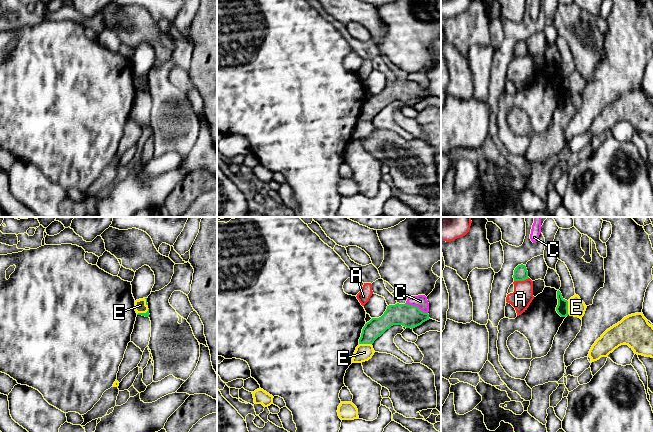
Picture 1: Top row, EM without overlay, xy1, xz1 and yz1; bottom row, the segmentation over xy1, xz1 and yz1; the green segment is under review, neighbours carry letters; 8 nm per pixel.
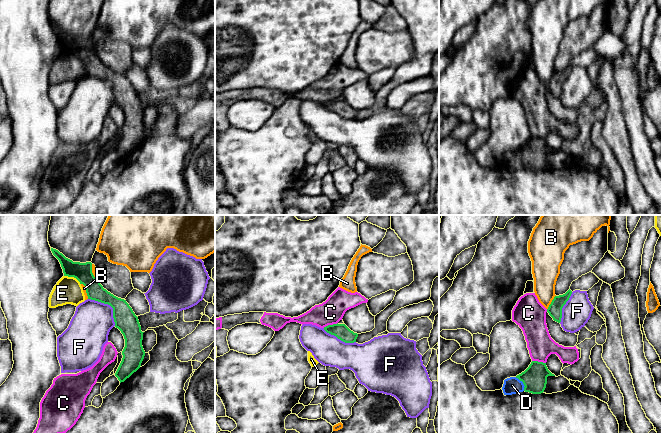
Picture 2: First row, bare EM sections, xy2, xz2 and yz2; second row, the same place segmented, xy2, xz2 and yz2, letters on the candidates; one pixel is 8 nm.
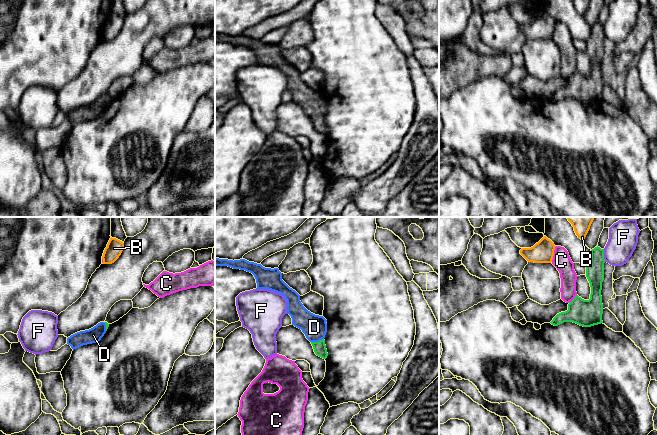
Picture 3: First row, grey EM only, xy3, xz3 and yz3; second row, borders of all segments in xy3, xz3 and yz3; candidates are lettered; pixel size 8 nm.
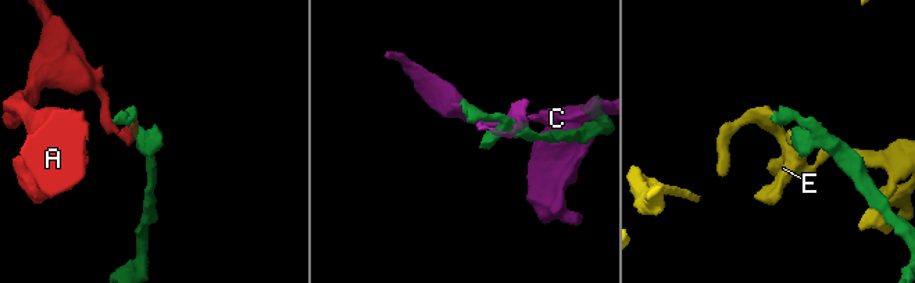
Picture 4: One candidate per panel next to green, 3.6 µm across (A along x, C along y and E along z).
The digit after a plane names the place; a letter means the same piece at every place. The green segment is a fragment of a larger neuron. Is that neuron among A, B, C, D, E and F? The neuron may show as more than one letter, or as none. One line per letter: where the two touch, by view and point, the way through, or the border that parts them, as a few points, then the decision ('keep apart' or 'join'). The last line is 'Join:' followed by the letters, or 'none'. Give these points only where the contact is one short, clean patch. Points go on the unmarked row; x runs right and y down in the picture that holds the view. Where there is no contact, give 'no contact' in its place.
A: contact yz1 (521, 56); border yz1 (528, 53), (523, 56), (514, 57); keep apart
B: contact yz2 (551, 78); border yz2 (555, 71), (547, 85); keep apart
C: contact xz1 (415, 82); keep apart
D: contact yz2 (523, 159); way yz2 (534, 154), (523, 159), (512, 161); join
E: contact xy2 (73, 52); keep apart
F: contact xy2 (109, 80); border xy2 (88, 74), (107, 79), (112, 84), (112, 93), (115, 101); keep apart
Join: D

